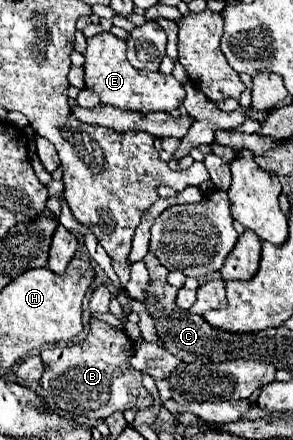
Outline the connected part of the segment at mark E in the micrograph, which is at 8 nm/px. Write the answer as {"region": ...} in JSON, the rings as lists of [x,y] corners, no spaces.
{"region":[[[100,33],[88,39],[88,47],[84,51],[84,85],[92,93],[100,97],[102,105],[112,105],[124,111],[136,113],[152,113],[152,111],[174,111],[184,103],[186,91],[184,85],[176,81],[174,75],[166,75],[162,71],[138,71],[126,59],[126,45],[122,39],[112,33]]]}

